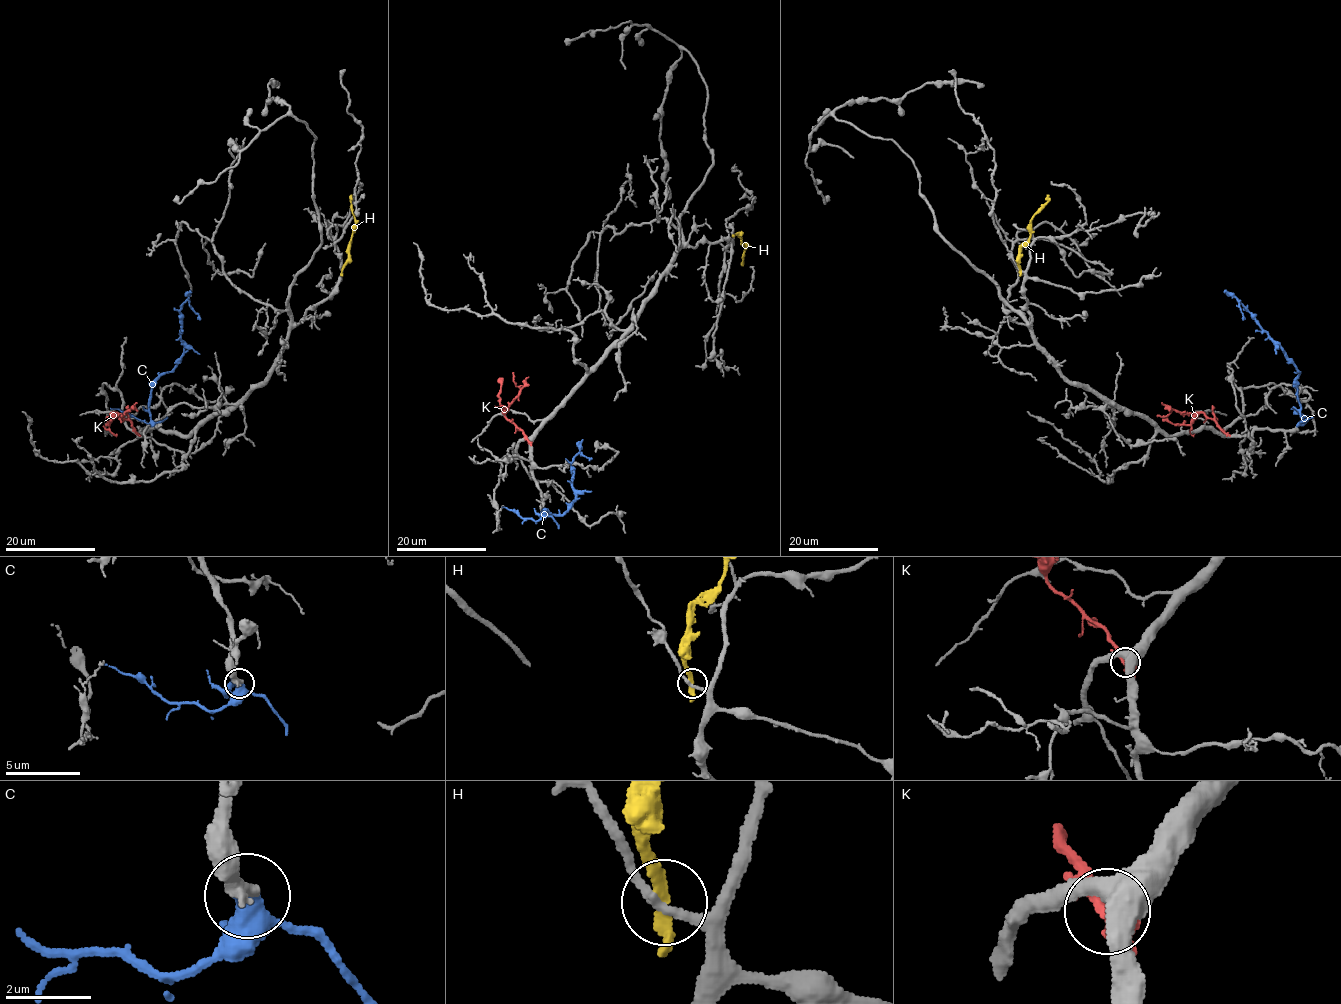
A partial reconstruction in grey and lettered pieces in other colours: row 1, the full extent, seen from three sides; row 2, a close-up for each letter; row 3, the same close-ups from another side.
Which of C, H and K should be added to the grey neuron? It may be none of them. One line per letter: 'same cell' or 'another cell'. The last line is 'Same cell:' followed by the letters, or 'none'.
C: same cell
H: another cell
K: another cell
Same cell: C

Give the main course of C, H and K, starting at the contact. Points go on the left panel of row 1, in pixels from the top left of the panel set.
C: (153, 426), (148, 408), (152, 384), (171, 371), (183, 354), (180, 309), (186, 300), (200, 319)
H: (342, 270), (349, 257), (349, 242), (355, 220), (350, 195)
K: (137, 433), (128, 419), (113, 412), (125, 413), (128, 410), (121, 416)

